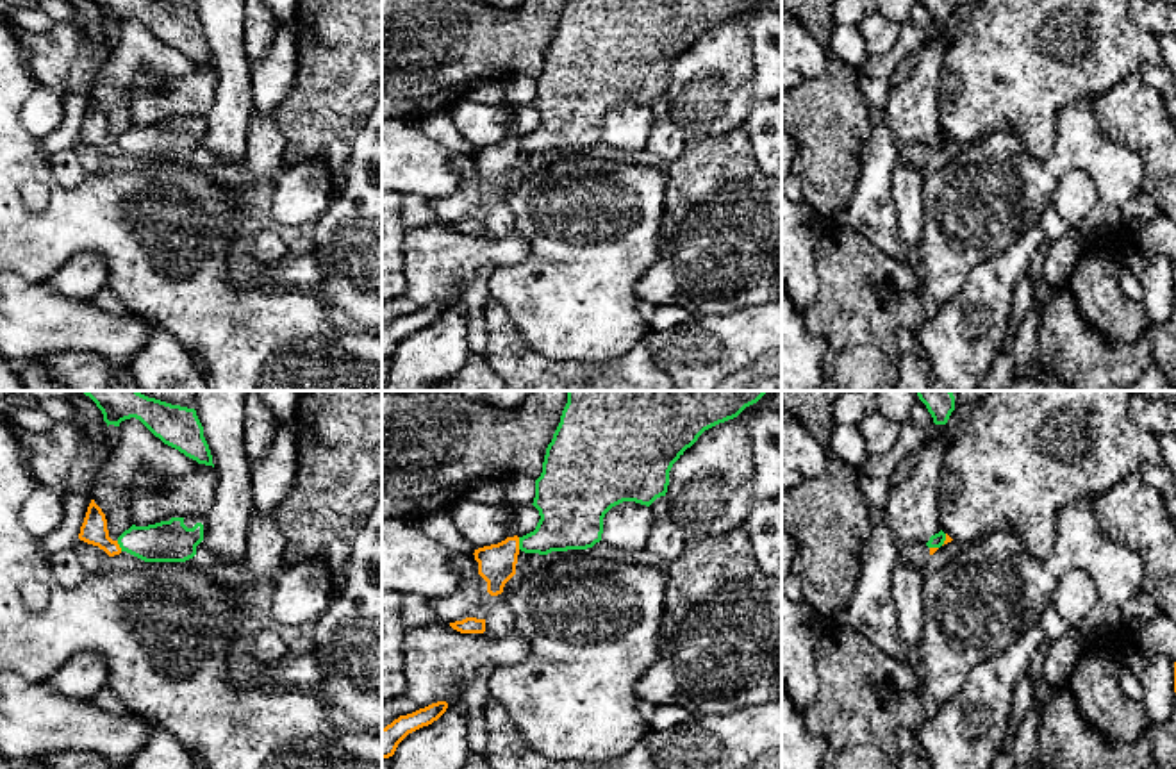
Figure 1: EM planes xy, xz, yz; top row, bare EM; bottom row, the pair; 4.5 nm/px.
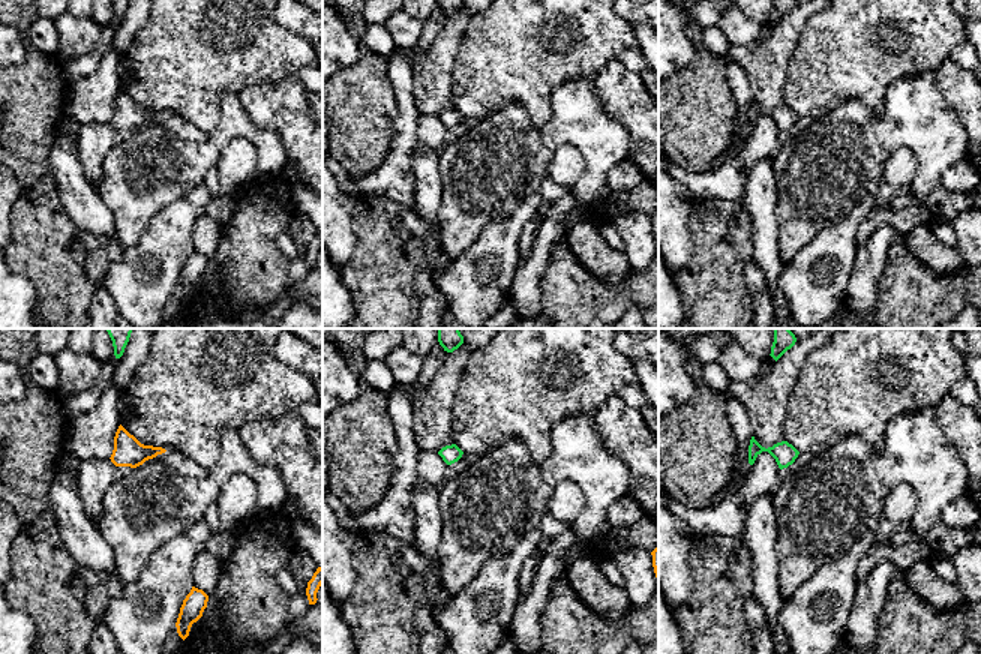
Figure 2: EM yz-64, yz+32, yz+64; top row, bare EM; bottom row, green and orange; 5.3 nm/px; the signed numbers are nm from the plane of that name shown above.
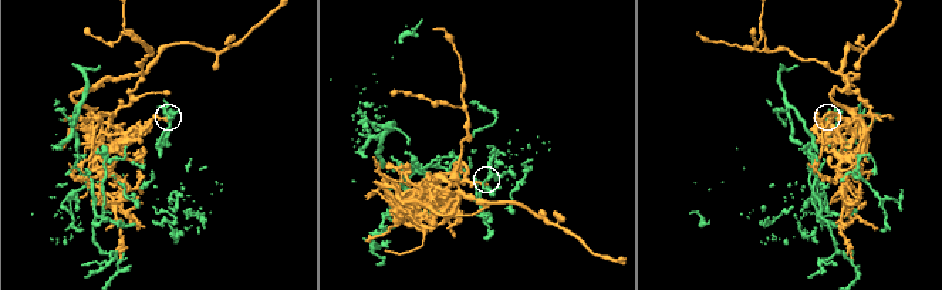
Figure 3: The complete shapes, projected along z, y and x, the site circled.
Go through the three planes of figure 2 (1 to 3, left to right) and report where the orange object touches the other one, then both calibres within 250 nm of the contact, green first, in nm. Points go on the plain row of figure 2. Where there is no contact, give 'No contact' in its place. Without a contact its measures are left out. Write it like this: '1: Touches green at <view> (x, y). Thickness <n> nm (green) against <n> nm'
1: No contact
2: No contact
3: No contact

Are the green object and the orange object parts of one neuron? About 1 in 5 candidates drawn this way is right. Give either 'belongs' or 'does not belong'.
does not belong

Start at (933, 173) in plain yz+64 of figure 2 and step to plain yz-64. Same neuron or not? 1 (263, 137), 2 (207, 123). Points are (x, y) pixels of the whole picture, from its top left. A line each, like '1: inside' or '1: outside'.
1: inside
2: outside

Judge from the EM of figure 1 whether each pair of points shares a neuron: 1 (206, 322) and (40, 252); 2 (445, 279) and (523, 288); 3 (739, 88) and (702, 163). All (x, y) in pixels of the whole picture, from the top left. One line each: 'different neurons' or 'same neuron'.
1: same neuron
2: different neurons
3: different neurons

